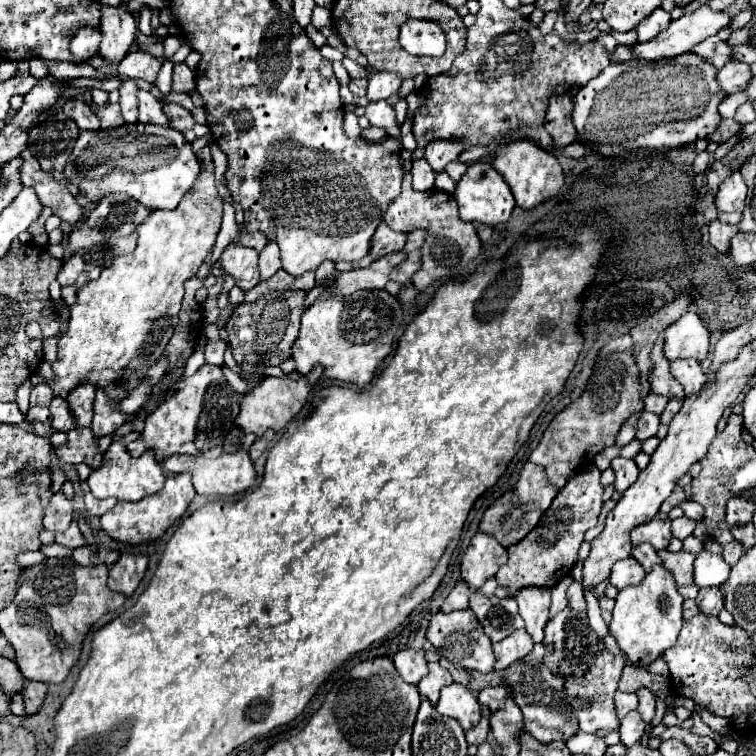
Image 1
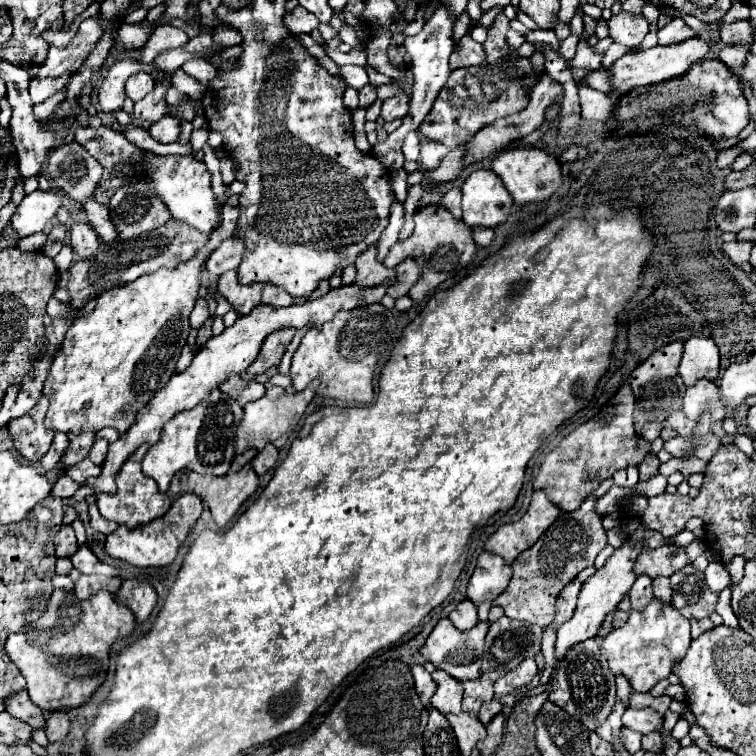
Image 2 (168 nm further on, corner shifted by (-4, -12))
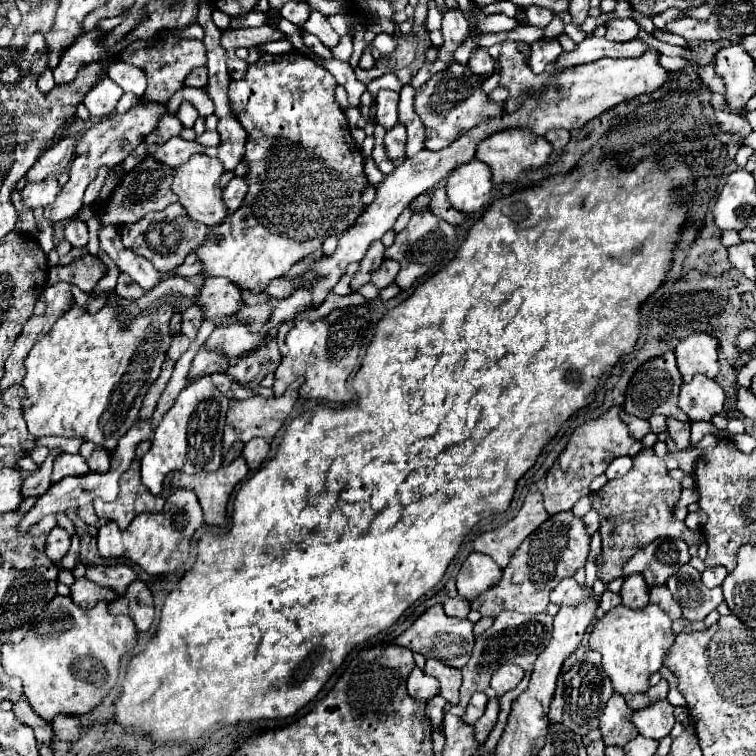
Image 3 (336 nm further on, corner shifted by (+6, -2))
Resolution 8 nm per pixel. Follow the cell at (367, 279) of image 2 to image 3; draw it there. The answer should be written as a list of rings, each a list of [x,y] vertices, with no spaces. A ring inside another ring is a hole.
[[[354,262],[354,264],[350,264],[348,266],[348,270],[344,272],[344,276],[338,280],[338,284],[334,286],[334,294],[340,294],[340,296],[346,296],[346,294],[350,294],[350,280],[352,280],[352,276],[358,272],[358,262]]]

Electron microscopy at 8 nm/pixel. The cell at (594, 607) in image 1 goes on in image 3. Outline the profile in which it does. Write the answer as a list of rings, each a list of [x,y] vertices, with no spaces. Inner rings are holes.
[[[614,694],[608,700],[600,716],[600,732],[606,746],[624,746],[632,738],[636,738],[638,730],[630,722],[630,714],[632,710],[626,706],[622,694]]]

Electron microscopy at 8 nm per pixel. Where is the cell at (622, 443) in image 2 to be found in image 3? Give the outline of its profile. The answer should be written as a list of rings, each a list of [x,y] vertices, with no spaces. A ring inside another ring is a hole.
[[[612,406],[600,418],[588,420],[582,426],[578,426],[568,438],[568,444],[562,450],[562,454],[546,472],[546,476],[536,482],[536,490],[544,496],[544,508],[548,510],[548,514],[570,510],[580,496],[590,494],[588,490],[590,482],[596,476],[604,474],[612,458],[634,456],[642,448],[642,444],[630,436],[626,424],[620,420],[620,412],[622,412],[622,406]]]

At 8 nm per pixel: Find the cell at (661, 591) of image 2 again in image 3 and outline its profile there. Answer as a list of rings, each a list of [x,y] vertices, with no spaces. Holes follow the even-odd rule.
[[[652,586],[650,588],[650,602],[662,606],[670,614],[670,618],[674,618],[674,620],[678,620],[682,616],[680,606],[674,602],[674,598],[666,586]]]

